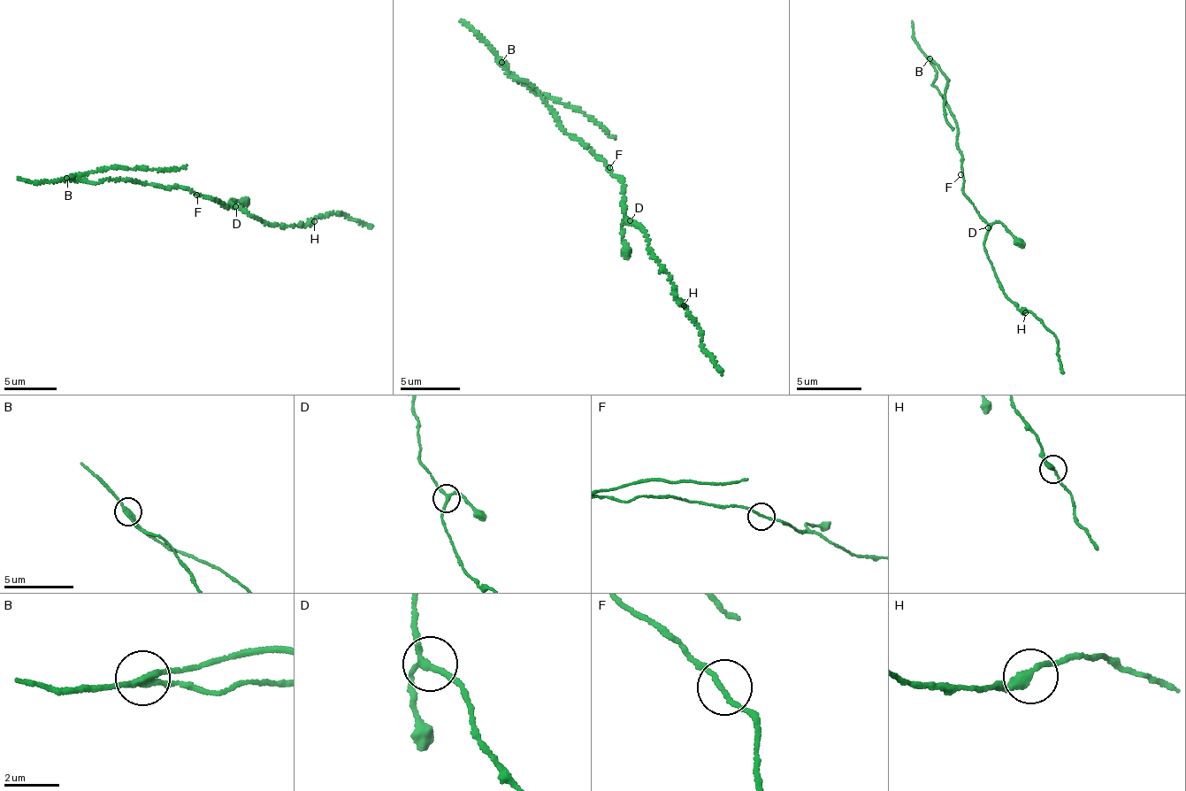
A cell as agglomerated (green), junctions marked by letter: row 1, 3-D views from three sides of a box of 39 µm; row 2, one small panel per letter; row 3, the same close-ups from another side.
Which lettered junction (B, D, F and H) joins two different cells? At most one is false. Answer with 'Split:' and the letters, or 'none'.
Split: B

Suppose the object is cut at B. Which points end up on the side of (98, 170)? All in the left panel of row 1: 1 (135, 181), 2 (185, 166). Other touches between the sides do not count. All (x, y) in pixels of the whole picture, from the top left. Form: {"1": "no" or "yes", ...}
{"1": "no", "2": "yes"}

